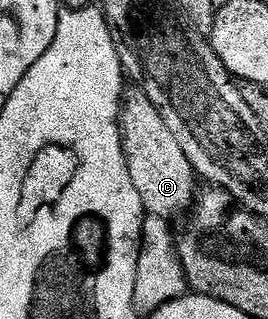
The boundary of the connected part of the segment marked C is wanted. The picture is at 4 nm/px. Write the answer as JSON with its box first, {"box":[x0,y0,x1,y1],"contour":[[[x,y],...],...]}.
{"box":[120,87,199,219],"contour":[[[133,87],[126,92],[121,106],[120,123],[121,142],[125,156],[129,159],[131,183],[135,183],[139,199],[143,199],[146,214],[166,219],[173,219],[176,213],[184,214],[198,196],[199,178],[183,147],[179,147],[167,123],[163,123],[163,115],[159,115],[155,103],[151,103],[151,99],[147,99],[140,88]]]}

